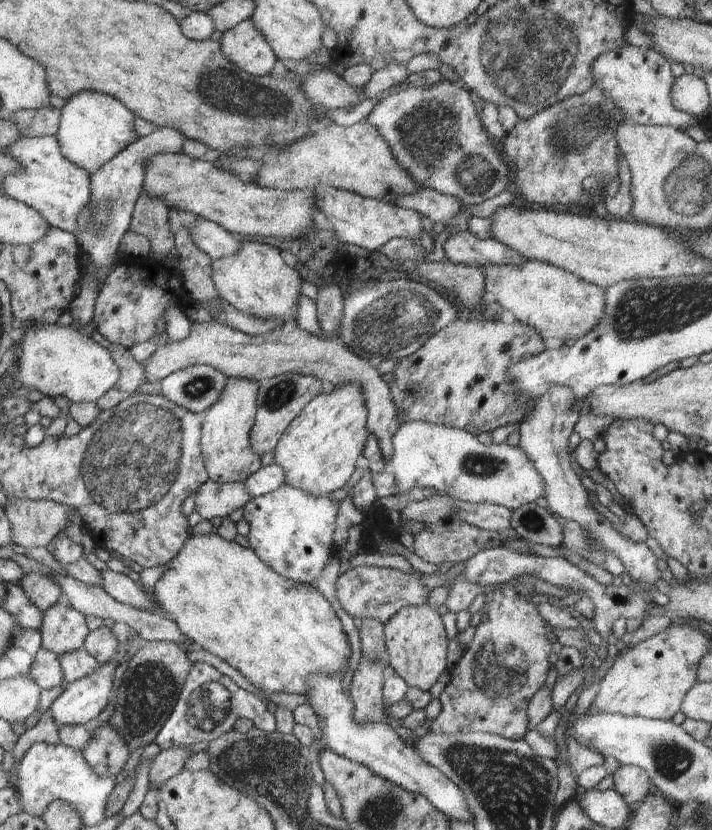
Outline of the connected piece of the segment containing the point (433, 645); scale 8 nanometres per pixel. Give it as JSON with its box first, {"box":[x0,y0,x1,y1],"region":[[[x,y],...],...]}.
{"box":[384,604,449,692],"region":[[[428,604],[402,607],[385,623],[384,632],[389,665],[408,687],[414,686],[428,692],[448,666],[446,649],[449,642],[436,608]]]}

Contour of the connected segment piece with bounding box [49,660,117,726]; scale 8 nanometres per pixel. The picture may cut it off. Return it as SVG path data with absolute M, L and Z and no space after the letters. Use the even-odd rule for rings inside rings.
M116 660L108 661L98 665L98 670L93 670L88 676L69 682L49 707L56 724L93 724L112 696L112 677L116 667Z

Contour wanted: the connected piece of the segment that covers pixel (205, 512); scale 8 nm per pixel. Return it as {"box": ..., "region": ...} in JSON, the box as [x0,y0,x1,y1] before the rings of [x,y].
{"box":[195,481,252,520],"region":[[[206,481],[195,492],[195,510],[204,520],[228,517],[237,508],[244,508],[252,497],[242,483],[220,484]]]}

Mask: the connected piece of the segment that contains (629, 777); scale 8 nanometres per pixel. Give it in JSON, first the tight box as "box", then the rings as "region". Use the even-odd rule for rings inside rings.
{"box":[609,764,651,804],"region":[[[617,764],[609,773],[614,778],[613,789],[618,791],[626,804],[643,801],[648,796],[651,780],[643,768]]]}

